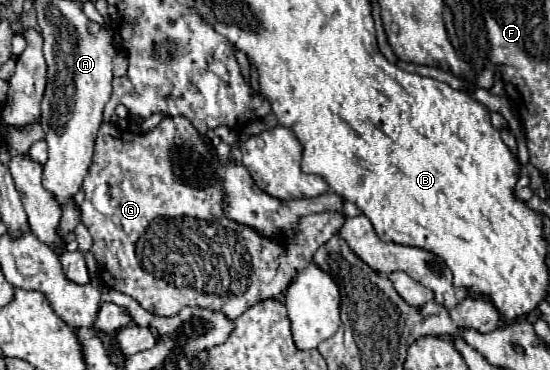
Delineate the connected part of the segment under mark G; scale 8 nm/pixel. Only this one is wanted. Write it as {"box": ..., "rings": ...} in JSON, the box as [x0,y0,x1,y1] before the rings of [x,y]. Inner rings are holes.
{"box":[80,118,346,320],"rings":[[[164,118],[164,126],[156,126],[146,134],[134,134],[104,122],[96,138],[90,172],[82,184],[84,202],[80,206],[80,220],[94,238],[92,250],[98,260],[102,280],[108,288],[132,296],[154,316],[174,316],[182,306],[202,306],[222,310],[230,320],[234,320],[246,308],[266,298],[280,296],[292,278],[304,272],[306,264],[312,262],[314,252],[326,244],[326,240],[330,240],[330,236],[334,236],[346,220],[342,212],[306,216],[300,220],[298,236],[292,238],[292,246],[276,244],[222,214],[222,188],[218,182],[202,182],[198,186],[184,182],[174,170],[178,154],[187,154],[197,171],[208,168],[213,161],[209,147],[186,118],[182,118],[182,128],[180,120]]]}

